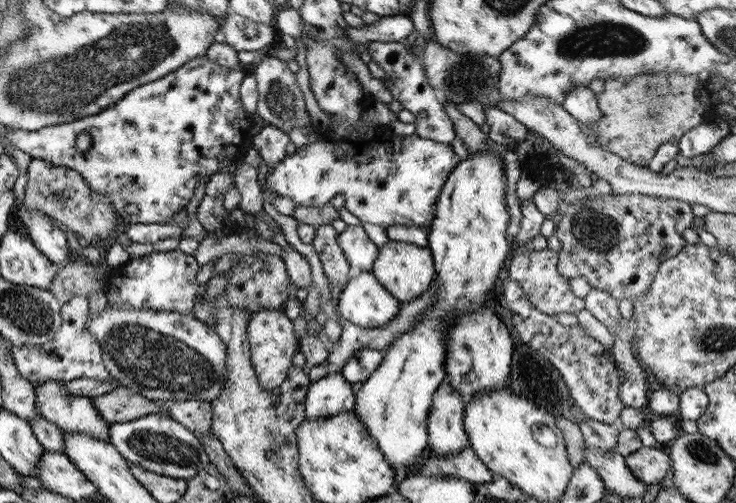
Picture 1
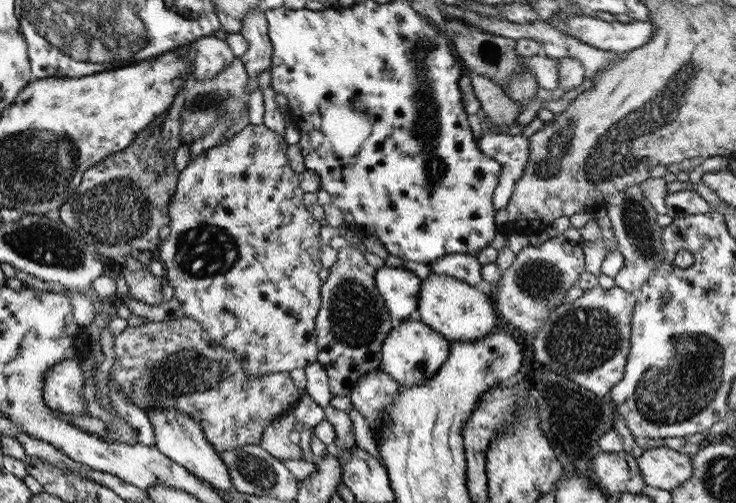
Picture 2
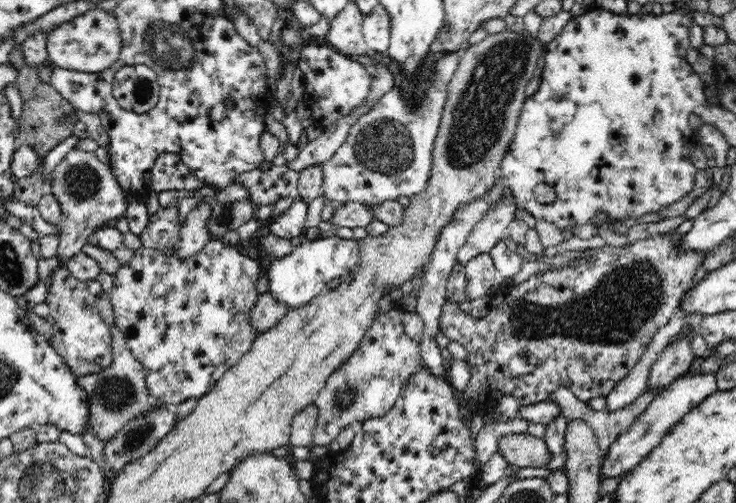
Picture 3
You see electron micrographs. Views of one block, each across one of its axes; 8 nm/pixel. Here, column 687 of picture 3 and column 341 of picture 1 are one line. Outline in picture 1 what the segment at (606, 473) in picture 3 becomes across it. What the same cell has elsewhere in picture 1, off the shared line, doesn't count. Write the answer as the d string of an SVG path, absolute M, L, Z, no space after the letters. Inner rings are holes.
M333 372L309 384L304 401L304 418L317 420L352 410L354 395L350 384L342 377L340 372Z

